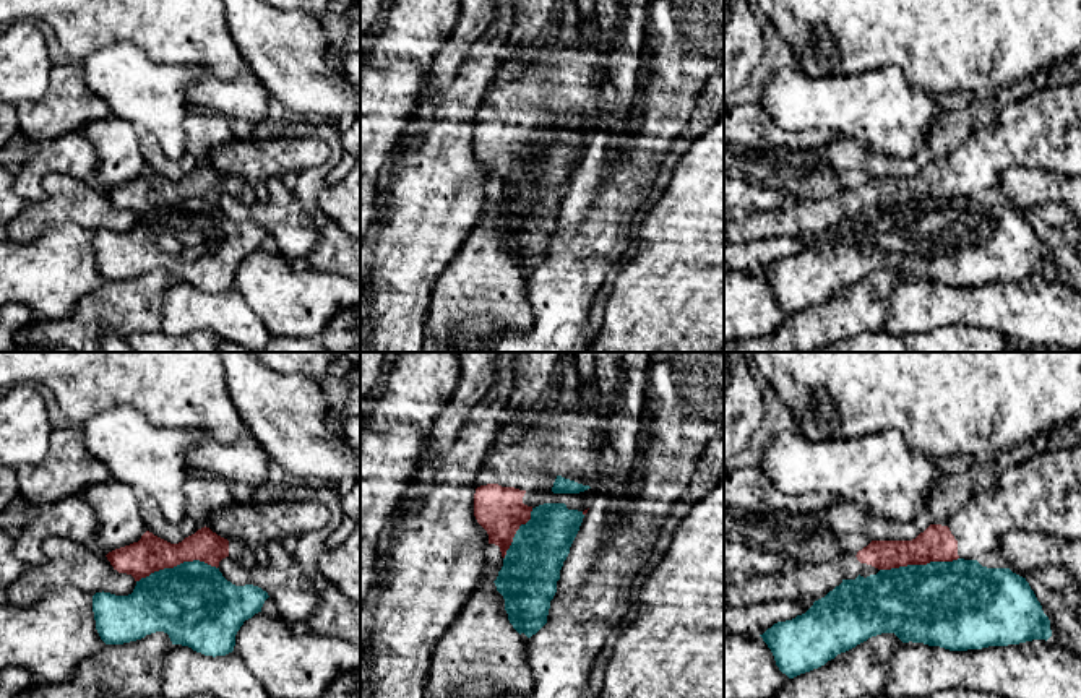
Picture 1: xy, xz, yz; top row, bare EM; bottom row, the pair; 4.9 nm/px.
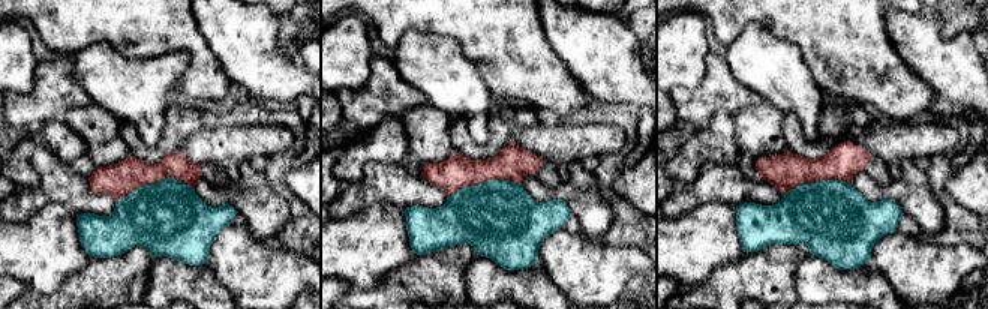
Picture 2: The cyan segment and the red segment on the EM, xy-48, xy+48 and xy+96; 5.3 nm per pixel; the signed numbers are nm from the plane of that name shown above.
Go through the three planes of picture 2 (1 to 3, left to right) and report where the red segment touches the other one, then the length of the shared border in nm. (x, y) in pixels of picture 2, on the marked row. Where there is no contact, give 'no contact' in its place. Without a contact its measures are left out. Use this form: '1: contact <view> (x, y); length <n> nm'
1: contact xy-48 (147, 185); length 360 nm
2: contact xy+48 (485, 182); length 400 nm
3: contact xy+96 (817, 182); length 380 nm

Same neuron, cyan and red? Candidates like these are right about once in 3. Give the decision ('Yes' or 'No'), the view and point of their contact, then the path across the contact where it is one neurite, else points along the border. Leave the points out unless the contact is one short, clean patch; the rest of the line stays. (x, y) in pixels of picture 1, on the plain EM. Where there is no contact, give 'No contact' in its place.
No. Touches cyan at xy (177, 202)

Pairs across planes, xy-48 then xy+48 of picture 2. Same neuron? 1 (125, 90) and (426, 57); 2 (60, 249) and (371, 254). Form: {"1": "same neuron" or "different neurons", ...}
{"1": "same neuron", "2": "same neuron"}

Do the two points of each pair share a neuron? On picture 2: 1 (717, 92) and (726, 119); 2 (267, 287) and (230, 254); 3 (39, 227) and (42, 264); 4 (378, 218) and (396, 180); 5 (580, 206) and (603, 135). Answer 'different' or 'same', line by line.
1: different
2: same
3: same
4: different
5: different

